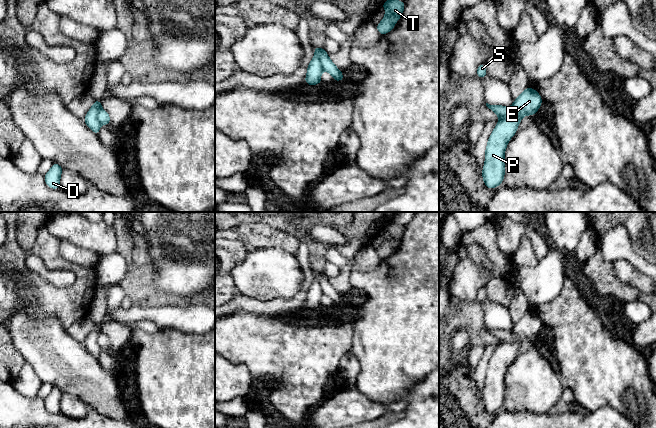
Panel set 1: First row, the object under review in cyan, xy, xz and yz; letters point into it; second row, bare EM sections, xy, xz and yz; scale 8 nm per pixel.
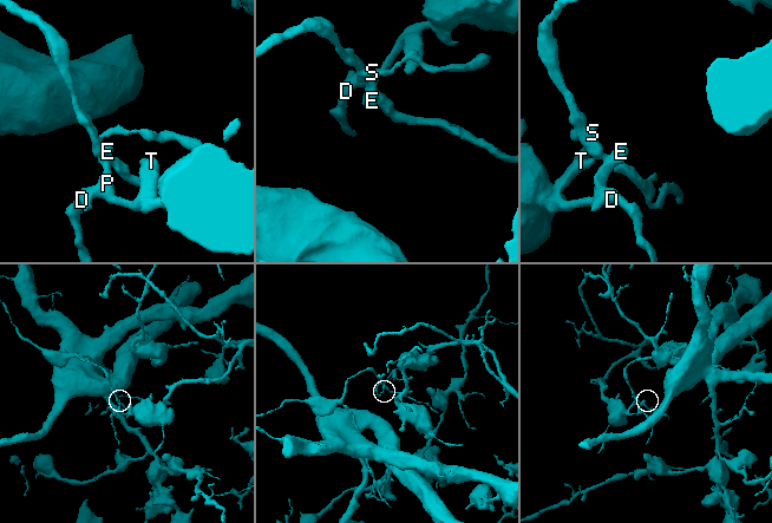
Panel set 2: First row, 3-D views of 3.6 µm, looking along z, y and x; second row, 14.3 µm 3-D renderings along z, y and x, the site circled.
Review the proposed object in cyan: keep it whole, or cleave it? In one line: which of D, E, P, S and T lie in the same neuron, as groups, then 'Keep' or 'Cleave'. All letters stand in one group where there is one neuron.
Groups: D E P S T. Keep

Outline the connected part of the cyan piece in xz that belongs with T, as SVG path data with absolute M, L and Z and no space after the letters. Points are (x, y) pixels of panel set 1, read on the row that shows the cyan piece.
M387 0L380 8L385 8L385 17L376 26L378 32L381 35L387 34L392 31L395 23L399 21L403 10L405 7L405 2L397 0Z

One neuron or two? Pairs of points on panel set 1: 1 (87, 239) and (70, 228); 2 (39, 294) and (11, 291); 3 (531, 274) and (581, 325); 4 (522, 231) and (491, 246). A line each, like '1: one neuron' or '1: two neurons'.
1: one neuron
2: one neuron
3: two neurons
4: two neurons

